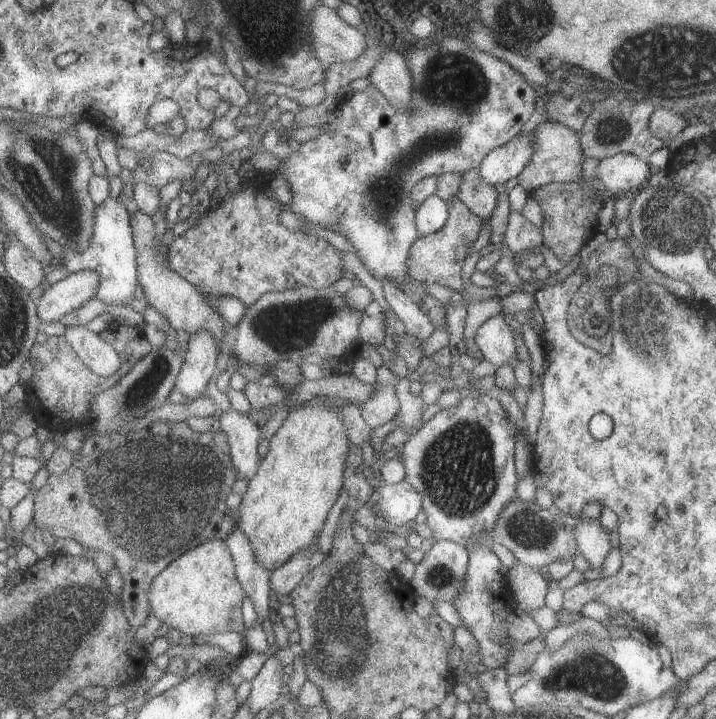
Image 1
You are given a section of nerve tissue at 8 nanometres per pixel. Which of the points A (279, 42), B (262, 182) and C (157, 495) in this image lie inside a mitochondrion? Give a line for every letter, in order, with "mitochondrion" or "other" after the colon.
A: mitochondrion
B: other
C: mitochondrion

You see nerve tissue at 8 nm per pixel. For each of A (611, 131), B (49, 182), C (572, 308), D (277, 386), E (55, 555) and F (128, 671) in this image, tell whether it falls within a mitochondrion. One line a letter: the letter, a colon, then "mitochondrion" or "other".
A: mitochondrion
B: mitochondrion
C: other
D: other
E: other
F: other

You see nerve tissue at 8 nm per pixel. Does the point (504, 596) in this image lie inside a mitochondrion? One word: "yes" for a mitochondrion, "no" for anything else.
no

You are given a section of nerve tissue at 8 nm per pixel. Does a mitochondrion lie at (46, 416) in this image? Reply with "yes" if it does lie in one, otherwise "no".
no

